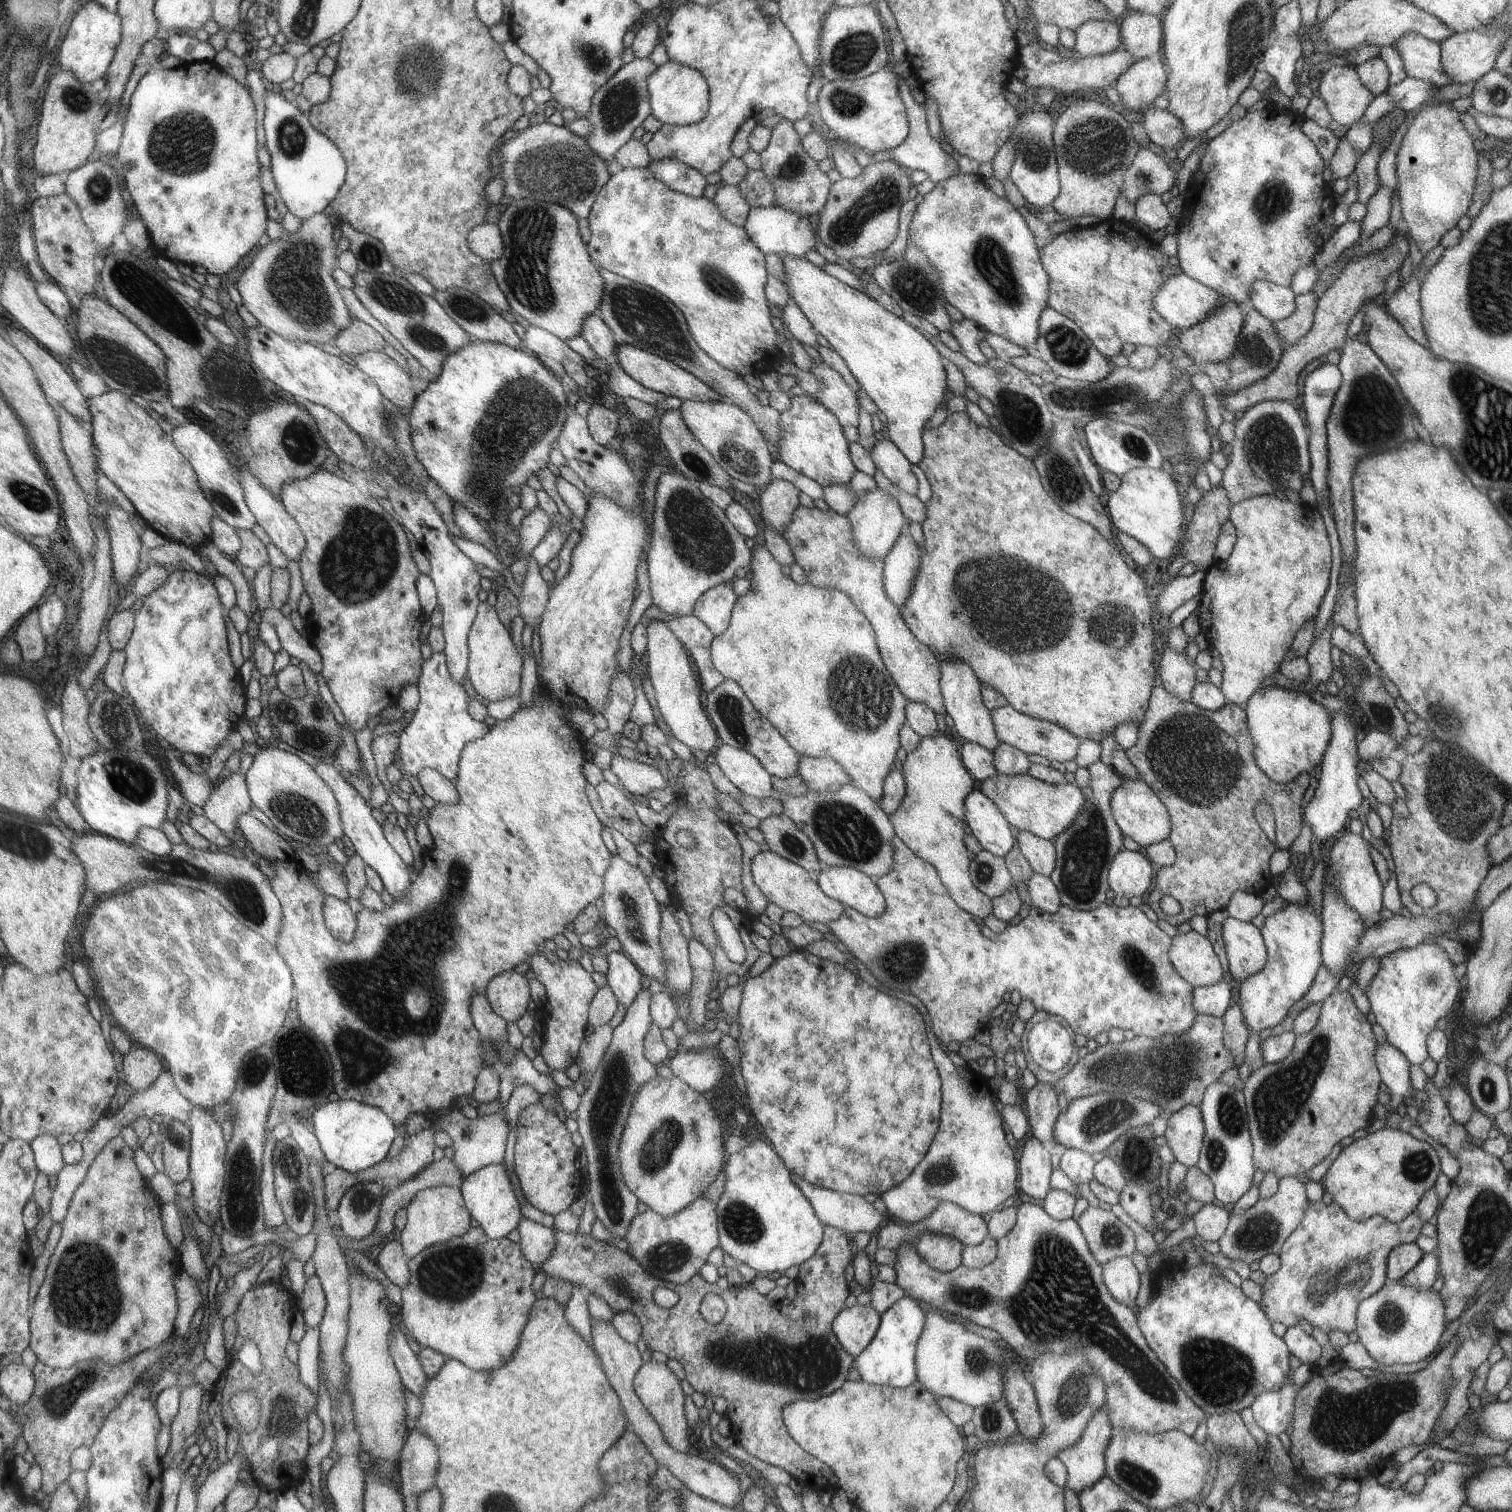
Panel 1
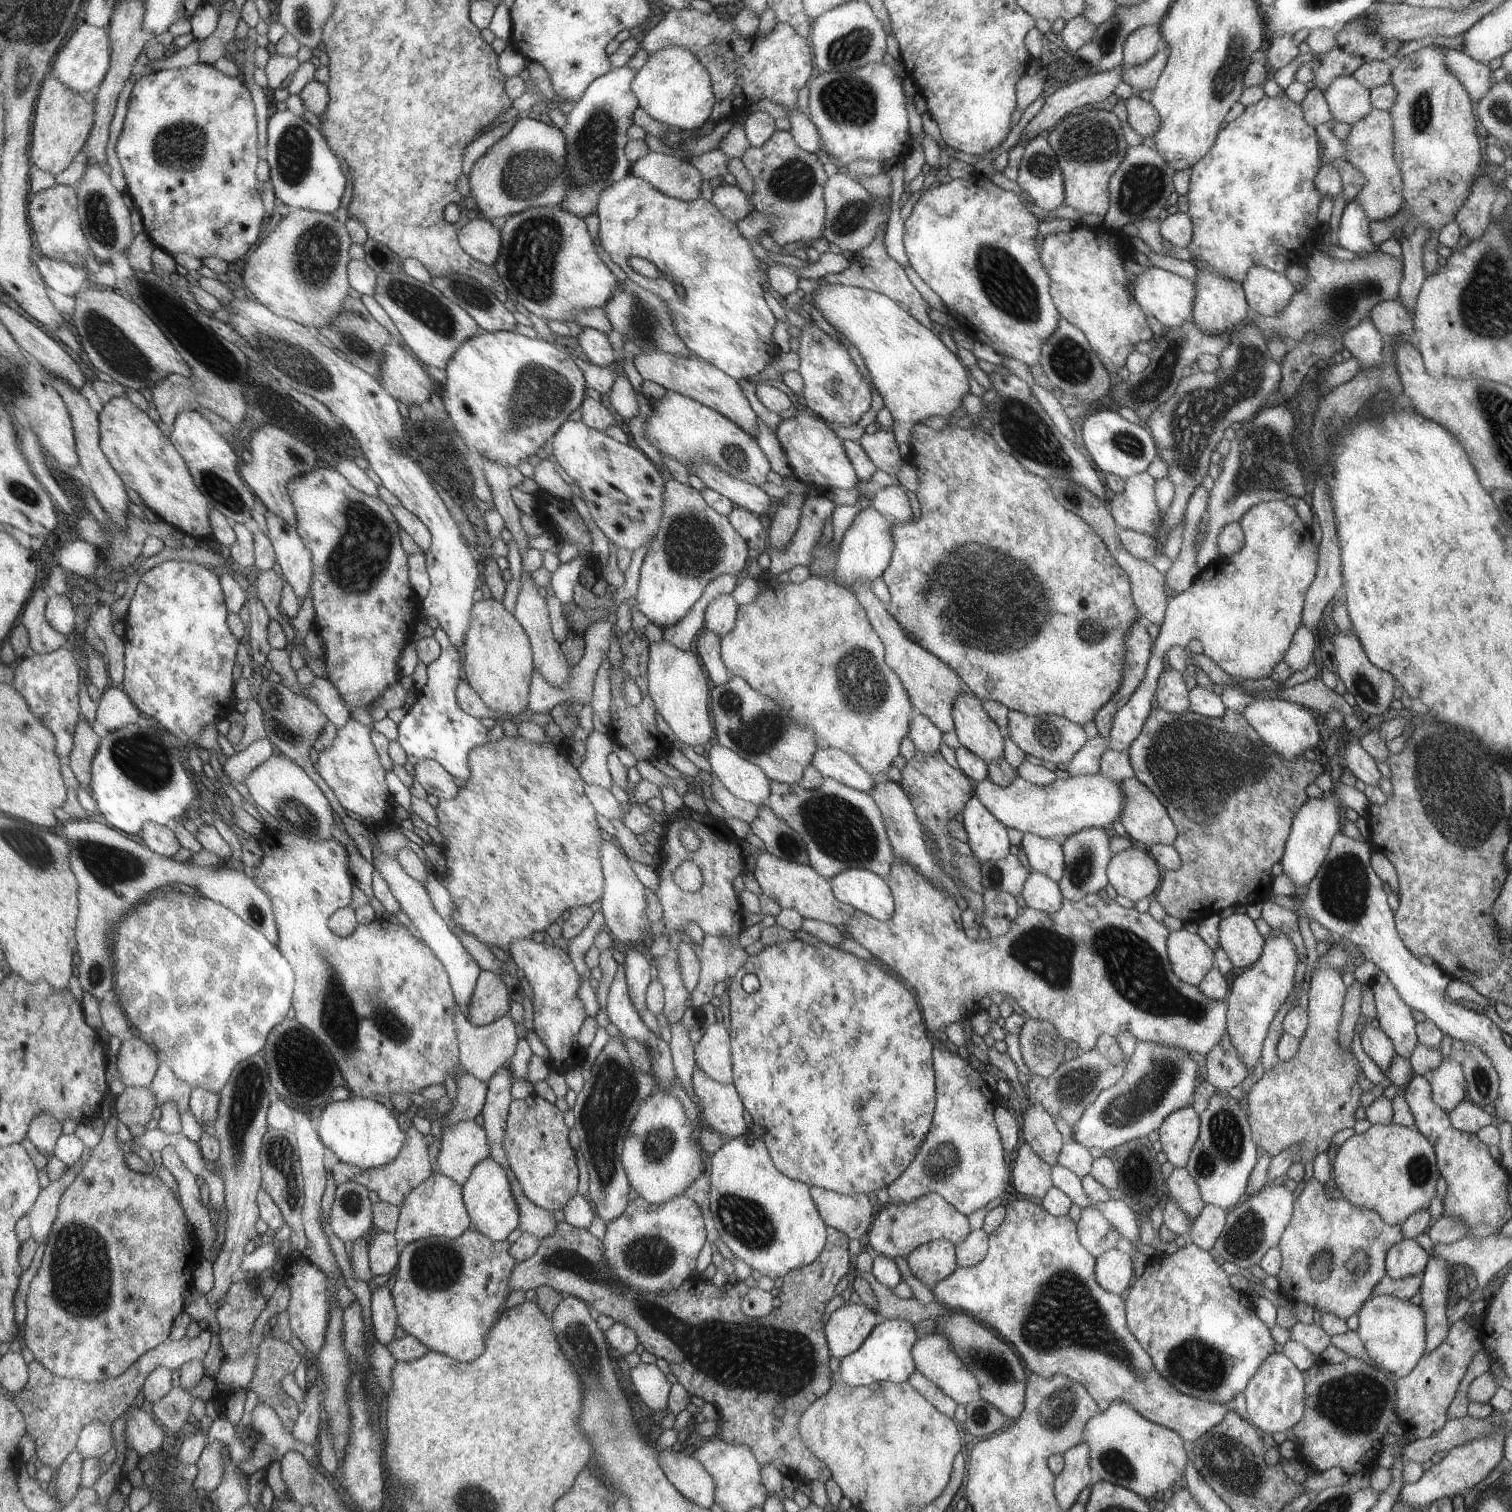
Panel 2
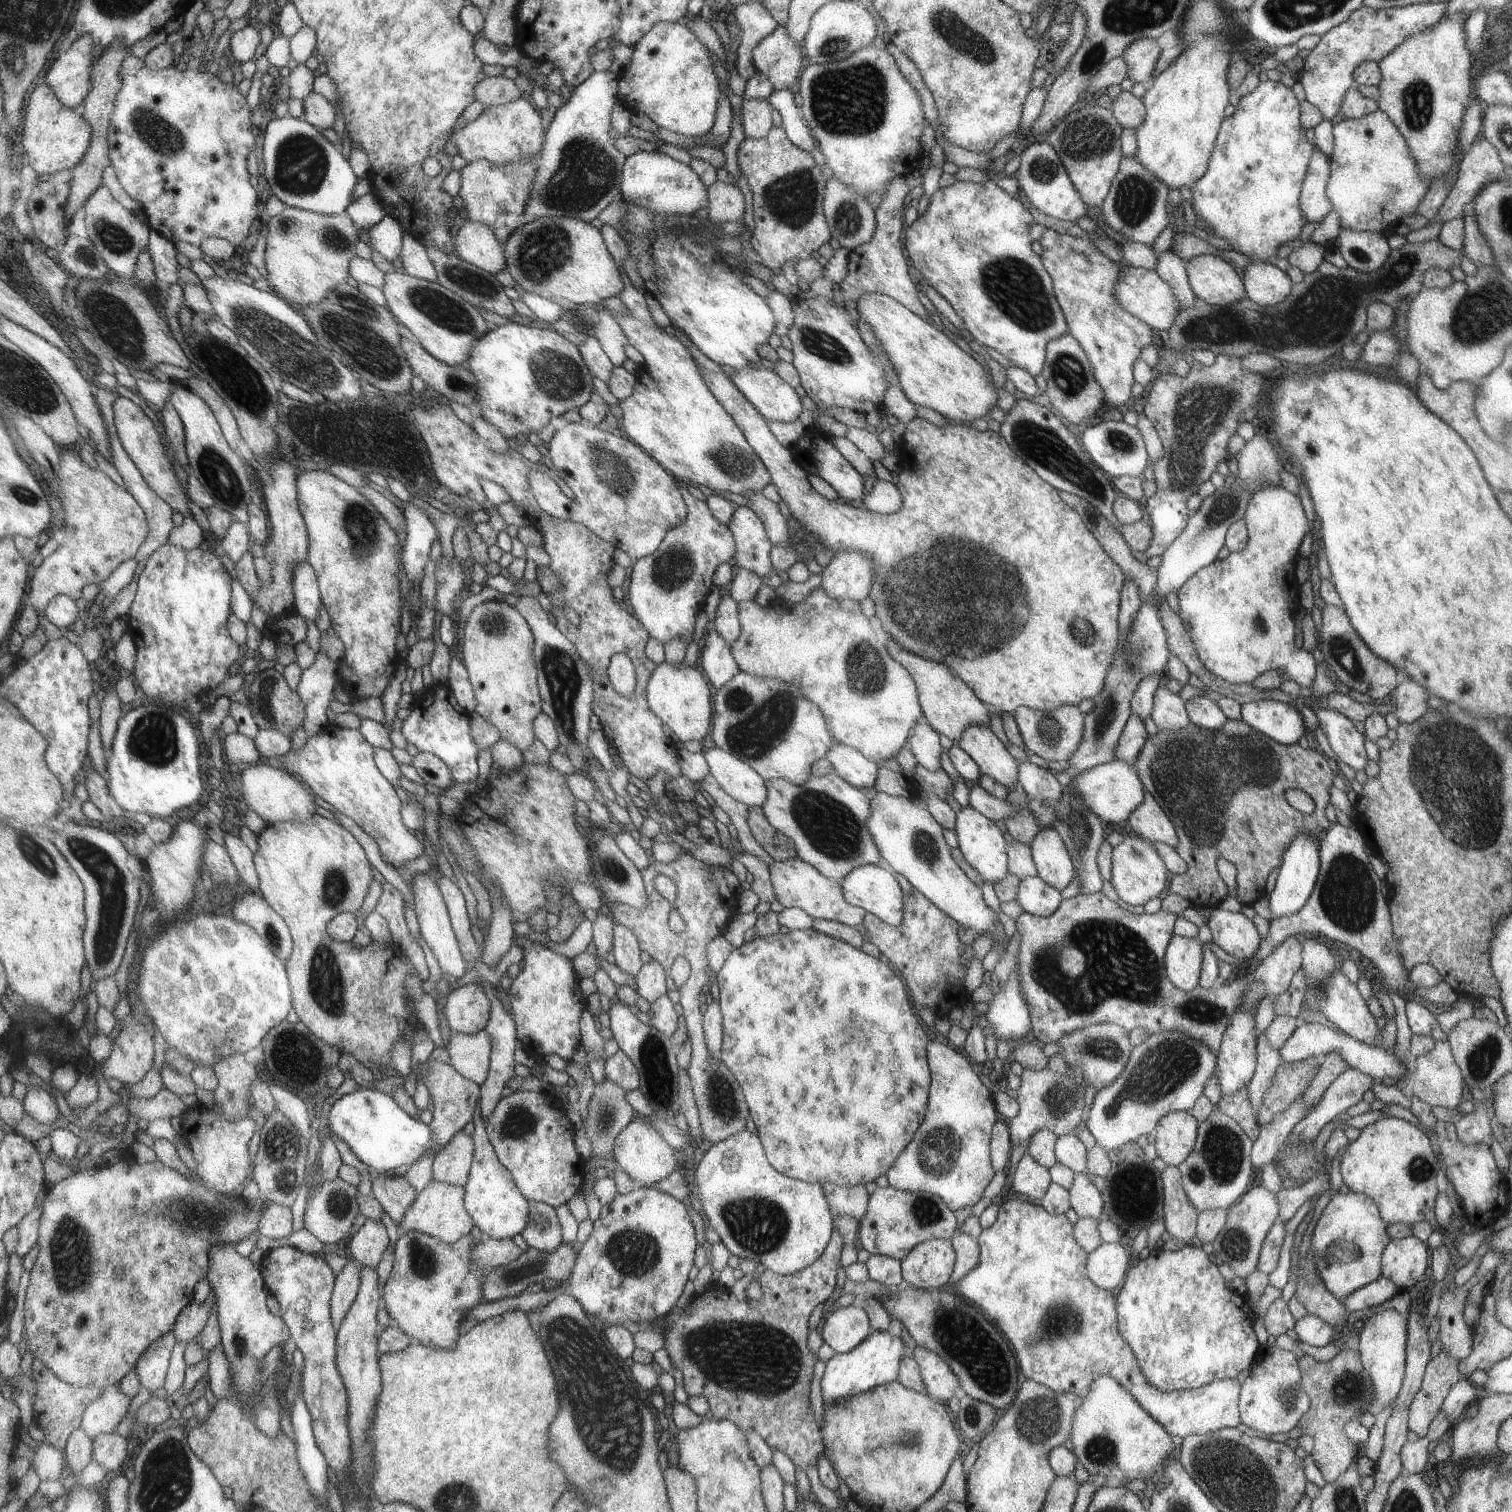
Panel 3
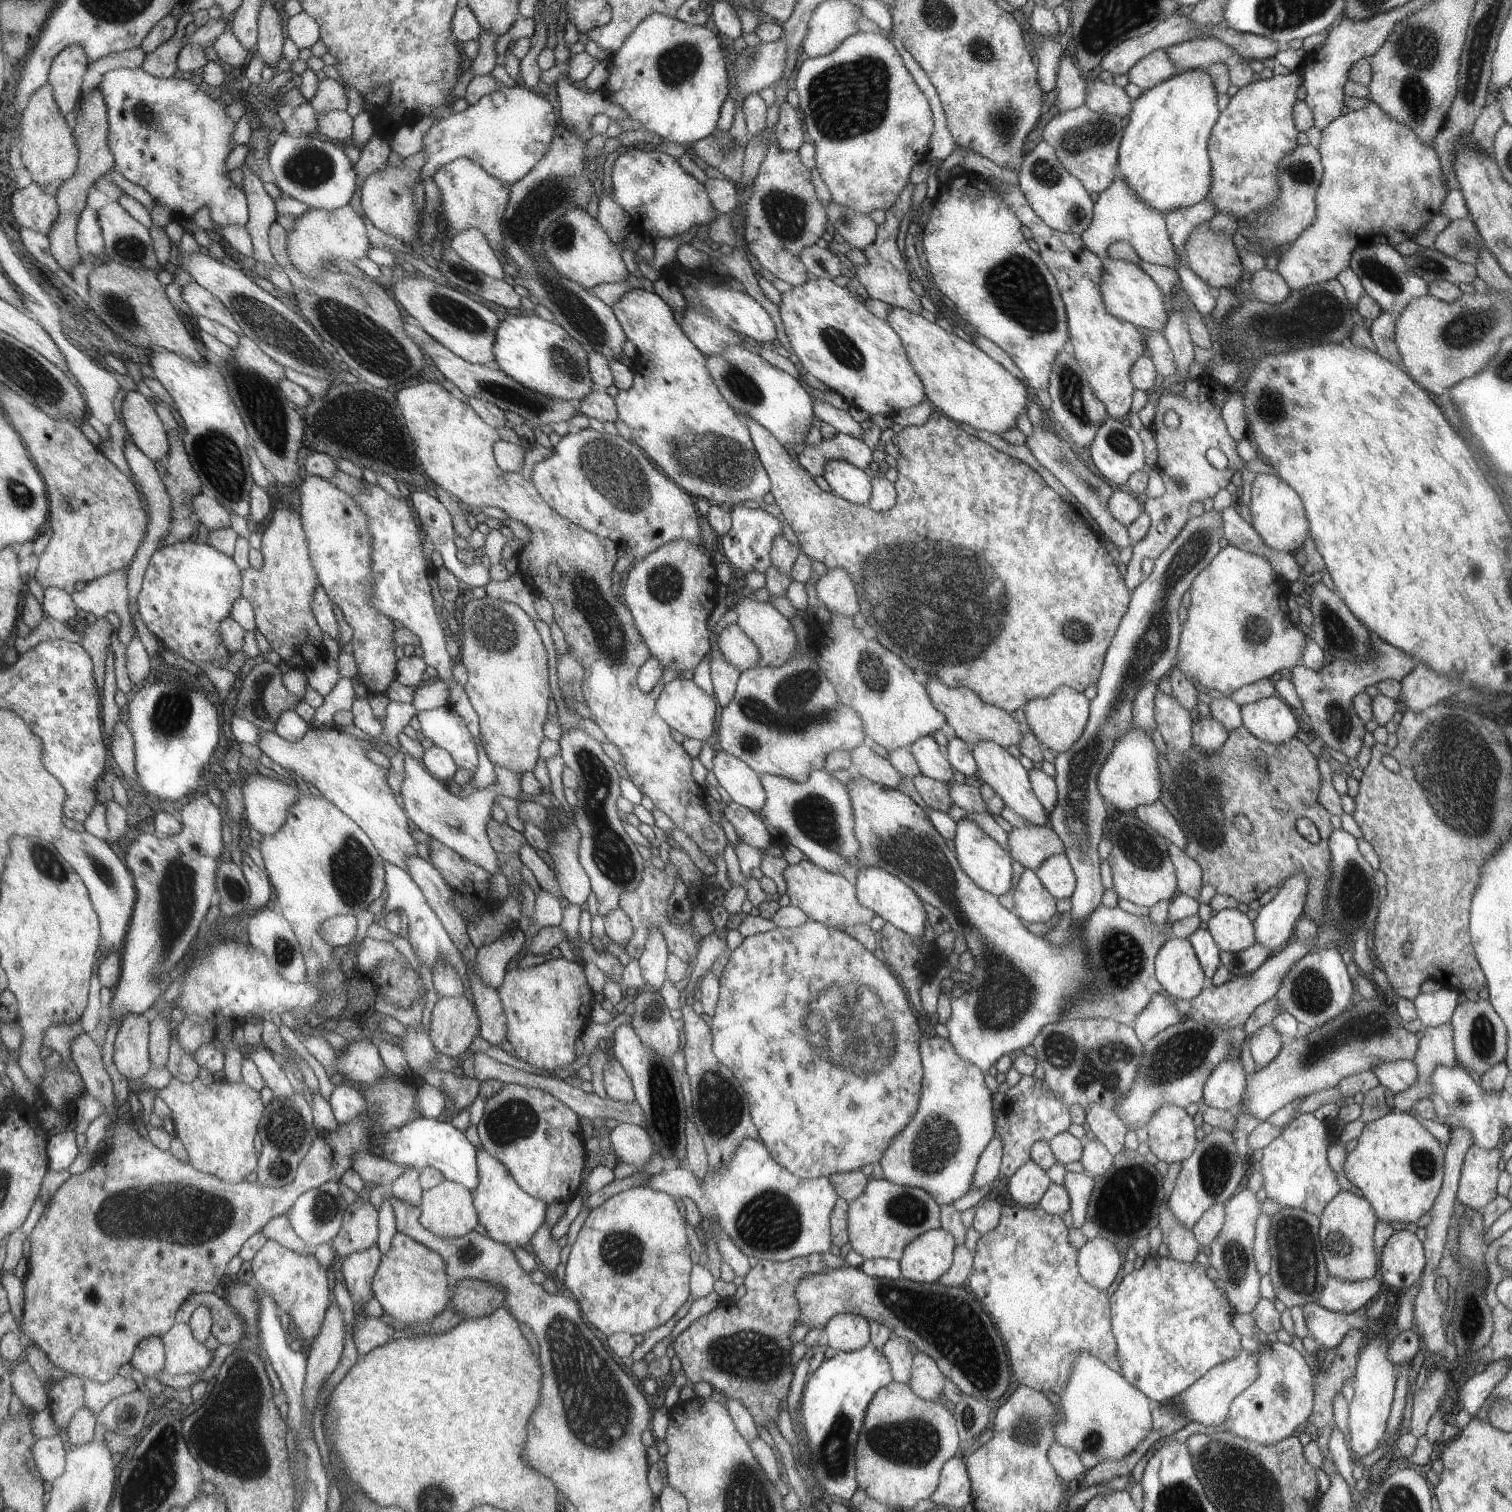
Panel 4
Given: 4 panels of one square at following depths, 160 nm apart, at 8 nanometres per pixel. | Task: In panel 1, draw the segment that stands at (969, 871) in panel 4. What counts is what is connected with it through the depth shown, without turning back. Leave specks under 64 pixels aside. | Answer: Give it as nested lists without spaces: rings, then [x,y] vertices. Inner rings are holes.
[[[972,790],[965,796],[964,820],[971,835],[979,842],[983,851],[1003,857],[1013,846],[1009,823],[989,798],[980,790]]]

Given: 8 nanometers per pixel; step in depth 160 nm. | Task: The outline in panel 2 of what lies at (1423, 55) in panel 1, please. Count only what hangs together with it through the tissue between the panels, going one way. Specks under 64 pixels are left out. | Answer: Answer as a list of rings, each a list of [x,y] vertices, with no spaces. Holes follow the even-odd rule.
[[[1454,49],[1443,51],[1447,72],[1450,72],[1468,93],[1473,103],[1486,94],[1490,87],[1490,73],[1487,65],[1472,59],[1469,55]]]

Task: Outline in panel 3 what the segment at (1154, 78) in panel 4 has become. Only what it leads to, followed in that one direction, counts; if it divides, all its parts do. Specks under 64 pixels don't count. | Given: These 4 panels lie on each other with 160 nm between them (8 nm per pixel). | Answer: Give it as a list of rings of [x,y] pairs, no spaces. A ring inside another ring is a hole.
[[[1142,36],[1129,44],[1121,56],[1126,64],[1129,80],[1133,83],[1141,82],[1146,86],[1149,85],[1155,61],[1160,54],[1159,46],[1151,37]]]

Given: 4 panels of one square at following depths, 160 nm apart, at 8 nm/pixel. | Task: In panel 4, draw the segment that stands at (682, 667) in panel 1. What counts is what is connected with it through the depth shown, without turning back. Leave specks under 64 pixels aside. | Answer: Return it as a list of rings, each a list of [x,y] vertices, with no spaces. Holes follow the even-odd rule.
[[[677,677],[663,685],[654,705],[658,715],[666,721],[669,728],[677,730],[684,738],[696,738],[702,742],[713,732],[715,710],[719,707],[715,706],[713,698],[709,694],[705,694],[699,686],[695,686],[691,679]]]

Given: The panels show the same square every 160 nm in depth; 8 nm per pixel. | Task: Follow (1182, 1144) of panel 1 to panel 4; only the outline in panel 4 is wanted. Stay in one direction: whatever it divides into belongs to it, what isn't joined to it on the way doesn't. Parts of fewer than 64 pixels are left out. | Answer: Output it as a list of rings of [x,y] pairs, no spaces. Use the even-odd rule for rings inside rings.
[[[1166,1105],[1154,1112],[1144,1129],[1147,1132],[1146,1144],[1158,1160],[1163,1160],[1167,1164],[1171,1162],[1182,1162],[1189,1155],[1193,1154],[1195,1146],[1195,1126],[1191,1116],[1184,1108],[1175,1105]]]

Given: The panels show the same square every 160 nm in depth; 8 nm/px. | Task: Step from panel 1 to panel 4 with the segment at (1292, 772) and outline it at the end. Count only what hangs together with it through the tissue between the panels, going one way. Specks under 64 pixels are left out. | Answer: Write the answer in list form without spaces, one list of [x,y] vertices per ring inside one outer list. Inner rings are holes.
[[[1275,695],[1241,706],[1240,715],[1242,725],[1252,735],[1267,743],[1287,742],[1297,732],[1296,714]]]

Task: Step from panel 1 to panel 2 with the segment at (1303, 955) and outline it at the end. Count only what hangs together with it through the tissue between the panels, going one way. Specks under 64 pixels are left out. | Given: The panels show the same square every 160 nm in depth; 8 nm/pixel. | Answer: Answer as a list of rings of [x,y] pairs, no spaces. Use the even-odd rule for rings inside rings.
[[[1271,929],[1269,936],[1265,938],[1265,946],[1257,962],[1231,982],[1231,988],[1224,1000],[1227,1006],[1226,1031],[1248,1071],[1260,1057],[1263,1039],[1266,1038],[1266,1032],[1274,1020],[1275,1013],[1293,988],[1293,974],[1297,963],[1298,954],[1289,937],[1280,930]]]

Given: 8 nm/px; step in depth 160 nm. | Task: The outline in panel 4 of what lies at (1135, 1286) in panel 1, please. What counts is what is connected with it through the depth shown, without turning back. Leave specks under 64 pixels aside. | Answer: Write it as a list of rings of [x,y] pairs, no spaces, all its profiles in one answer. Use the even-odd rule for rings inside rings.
[[[1101,1237],[1088,1240],[1077,1249],[1079,1274],[1087,1284],[1098,1289],[1109,1288],[1121,1268],[1116,1245]]]

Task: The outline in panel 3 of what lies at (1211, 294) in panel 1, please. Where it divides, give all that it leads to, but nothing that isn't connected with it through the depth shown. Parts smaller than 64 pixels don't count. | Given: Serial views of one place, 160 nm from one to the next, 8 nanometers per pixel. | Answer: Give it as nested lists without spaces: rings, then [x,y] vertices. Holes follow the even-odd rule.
[[[1124,267],[1119,272],[1119,280],[1114,288],[1118,303],[1139,320],[1148,324],[1150,328],[1166,331],[1171,323],[1174,322],[1179,310],[1180,304],[1172,291],[1172,288],[1151,269],[1141,267]]]

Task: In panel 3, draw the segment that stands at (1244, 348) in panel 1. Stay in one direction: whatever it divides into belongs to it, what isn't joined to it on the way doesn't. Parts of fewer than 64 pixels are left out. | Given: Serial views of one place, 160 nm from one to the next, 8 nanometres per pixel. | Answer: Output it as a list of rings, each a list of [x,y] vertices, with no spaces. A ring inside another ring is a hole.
[[[1216,355],[1213,364],[1191,364],[1189,374],[1184,377],[1179,375],[1159,375],[1149,385],[1147,401],[1142,408],[1143,414],[1152,423],[1159,440],[1161,440],[1163,455],[1152,463],[1153,478],[1156,484],[1156,493],[1145,502],[1145,514],[1149,516],[1153,536],[1150,546],[1143,552],[1146,558],[1160,556],[1160,554],[1181,533],[1188,519],[1186,500],[1189,495],[1197,492],[1199,484],[1209,480],[1215,466],[1219,462],[1225,462],[1225,450],[1227,441],[1235,434],[1241,414],[1237,412],[1257,412],[1257,406],[1261,402],[1261,390],[1263,390],[1263,375],[1244,369],[1240,363],[1240,357],[1235,355]]]

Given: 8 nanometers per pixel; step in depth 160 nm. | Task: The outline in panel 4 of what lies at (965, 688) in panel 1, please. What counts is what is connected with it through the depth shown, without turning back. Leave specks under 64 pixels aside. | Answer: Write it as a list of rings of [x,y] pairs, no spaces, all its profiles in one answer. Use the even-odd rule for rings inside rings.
[[[979,741],[971,746],[971,754],[976,762],[975,775],[1001,797],[1004,806],[1008,806],[1014,813],[1028,820],[1030,824],[1043,825],[1048,820],[1048,814],[1032,791],[1029,772],[1023,769],[1016,758],[1009,755],[1005,747],[995,744],[993,741]]]

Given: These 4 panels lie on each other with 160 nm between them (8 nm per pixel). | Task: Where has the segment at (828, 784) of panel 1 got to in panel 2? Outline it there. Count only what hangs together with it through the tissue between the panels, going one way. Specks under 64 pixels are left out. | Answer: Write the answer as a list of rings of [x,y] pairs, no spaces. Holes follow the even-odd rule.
[[[835,747],[817,749],[809,766],[815,768],[823,779],[833,779],[859,791],[869,792],[877,780],[865,772],[846,752]]]

